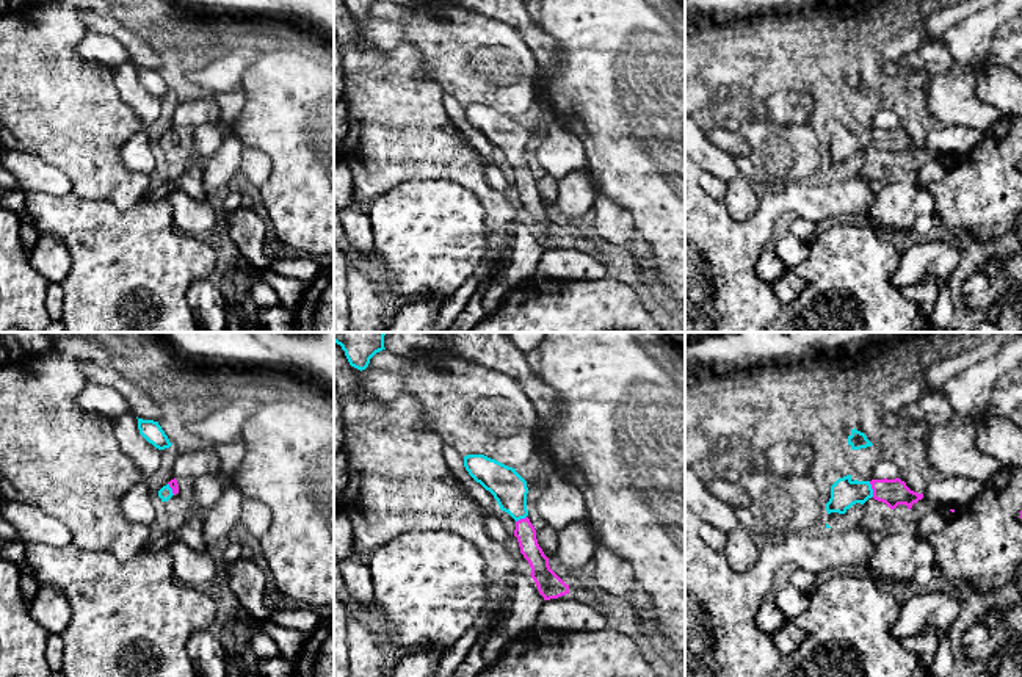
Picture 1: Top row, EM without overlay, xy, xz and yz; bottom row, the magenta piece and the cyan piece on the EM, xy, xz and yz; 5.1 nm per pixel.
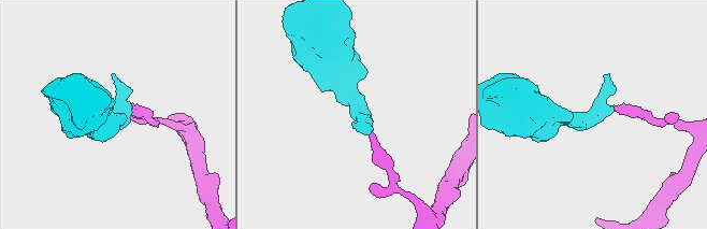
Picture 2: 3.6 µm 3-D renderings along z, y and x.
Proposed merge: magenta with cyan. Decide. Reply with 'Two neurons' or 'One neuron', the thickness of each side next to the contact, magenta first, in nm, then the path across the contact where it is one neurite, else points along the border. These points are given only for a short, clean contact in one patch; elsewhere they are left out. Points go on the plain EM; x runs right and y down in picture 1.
One neuron. Thickness 140 nm (magenta) against 140 nm. Path across: yz (892, 141), (872, 137), (844, 141)

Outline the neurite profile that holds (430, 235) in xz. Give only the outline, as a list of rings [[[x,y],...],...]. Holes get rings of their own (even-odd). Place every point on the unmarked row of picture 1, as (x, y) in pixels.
[[[409,180],[379,196],[368,212],[375,268],[386,288],[404,304],[425,296],[453,295],[477,270],[487,243],[484,207],[450,180]]]

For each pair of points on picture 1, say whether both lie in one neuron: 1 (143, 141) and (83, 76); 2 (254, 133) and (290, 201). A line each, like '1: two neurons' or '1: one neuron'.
1: two neurons
2: one neuron

